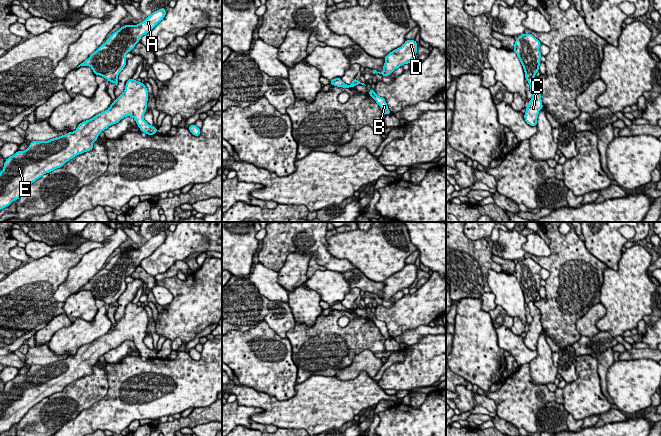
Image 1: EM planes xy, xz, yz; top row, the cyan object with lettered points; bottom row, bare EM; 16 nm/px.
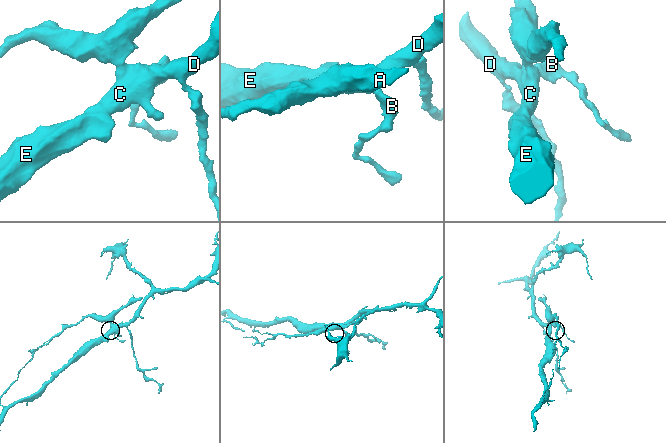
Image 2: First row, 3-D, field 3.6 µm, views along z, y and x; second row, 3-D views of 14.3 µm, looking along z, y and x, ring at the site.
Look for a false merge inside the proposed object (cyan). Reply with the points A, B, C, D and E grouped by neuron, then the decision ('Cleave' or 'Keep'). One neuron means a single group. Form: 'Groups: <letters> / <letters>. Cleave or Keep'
Groups: A / B C D E. Cleave

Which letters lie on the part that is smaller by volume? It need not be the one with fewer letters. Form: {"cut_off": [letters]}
{"cut_off": ["A"]}

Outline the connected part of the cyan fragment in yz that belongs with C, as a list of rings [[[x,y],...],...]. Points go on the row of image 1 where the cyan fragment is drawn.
[[[534,77],[529,78],[527,81],[530,85],[530,91],[533,94],[533,97],[530,99],[528,106],[526,107],[524,119],[528,125],[536,126],[539,111],[543,108],[541,88],[535,82]]]

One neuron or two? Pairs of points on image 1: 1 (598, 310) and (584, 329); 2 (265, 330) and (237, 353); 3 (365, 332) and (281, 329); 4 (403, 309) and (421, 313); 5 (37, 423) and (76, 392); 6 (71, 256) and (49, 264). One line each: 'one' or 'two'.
1: one
2: one
3: two
4: one
5: one
6: one

